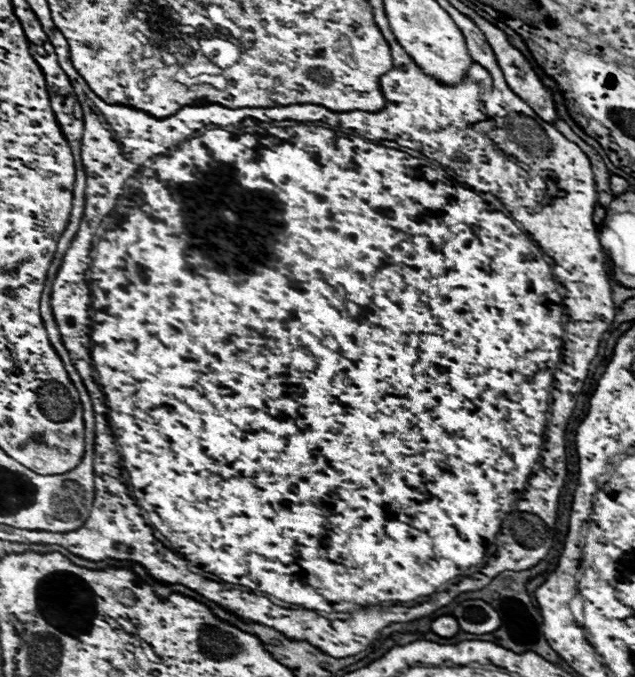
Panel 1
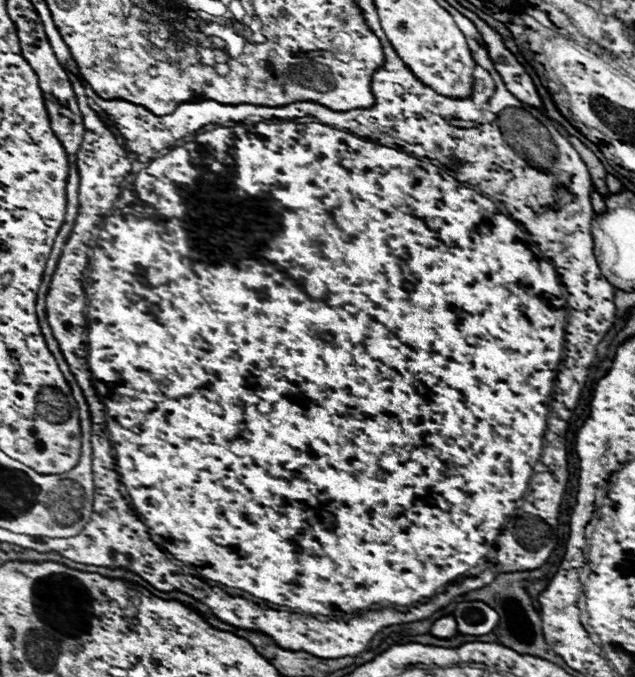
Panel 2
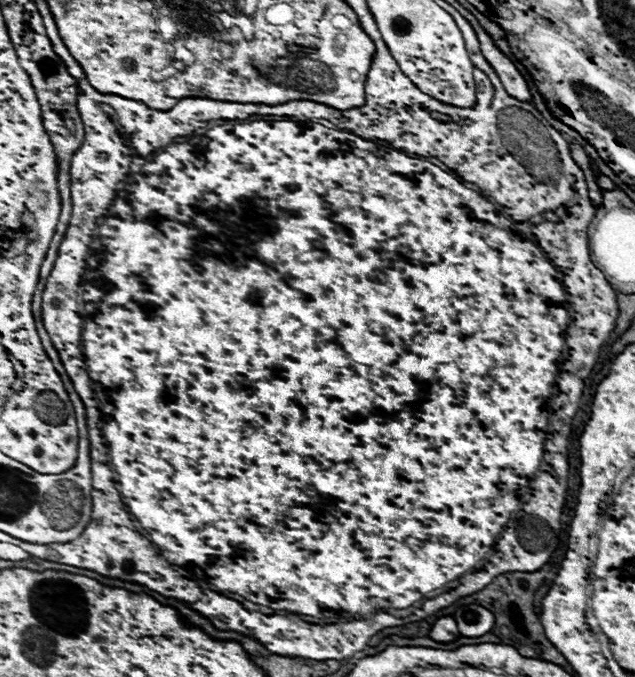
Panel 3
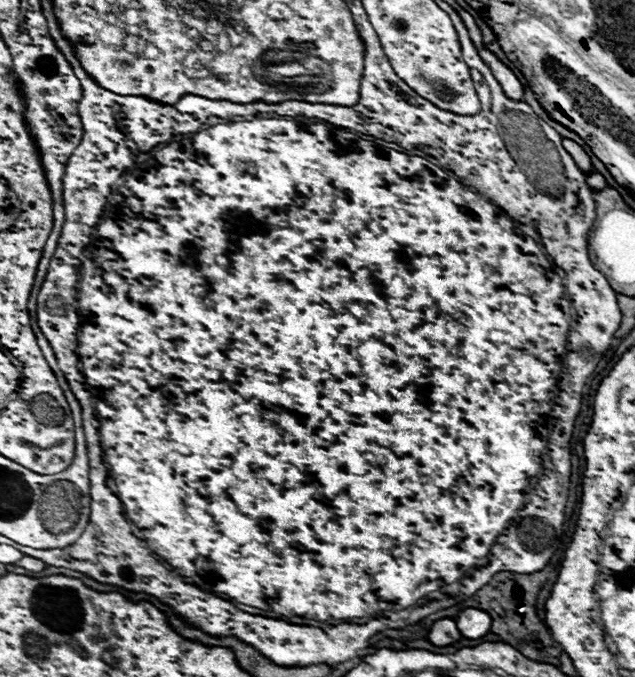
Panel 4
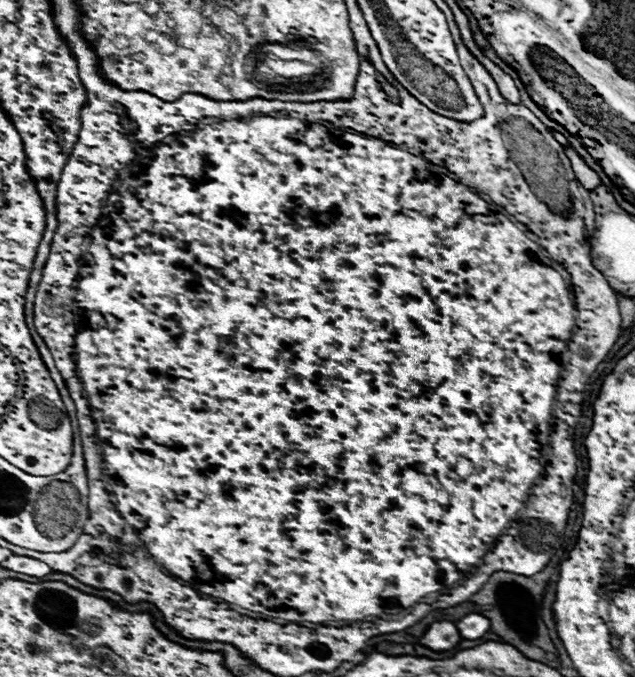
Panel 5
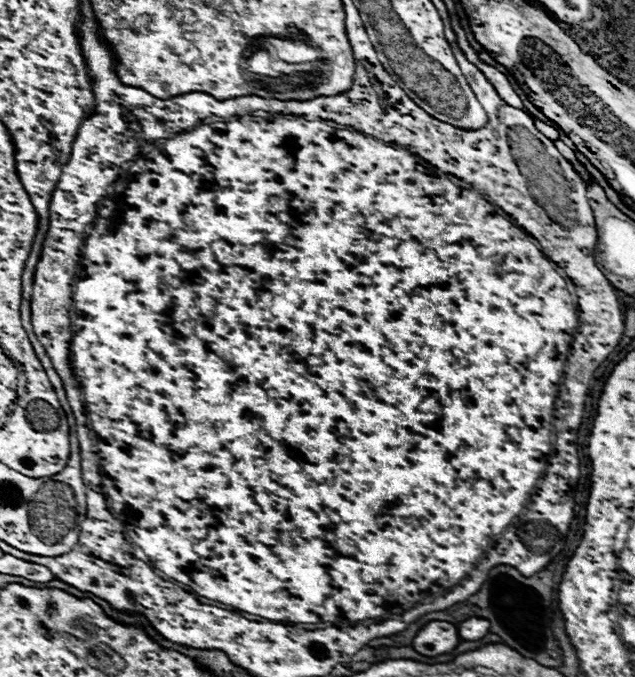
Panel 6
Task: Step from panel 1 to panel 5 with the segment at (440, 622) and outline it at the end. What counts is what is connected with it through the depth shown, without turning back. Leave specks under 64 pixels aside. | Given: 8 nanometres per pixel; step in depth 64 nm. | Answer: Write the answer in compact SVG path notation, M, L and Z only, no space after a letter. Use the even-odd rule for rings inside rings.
M442 620L442 622L432 622L424 634L418 638L418 644L422 644L424 648L432 650L432 652L444 652L454 648L460 642L460 634L454 622Z

